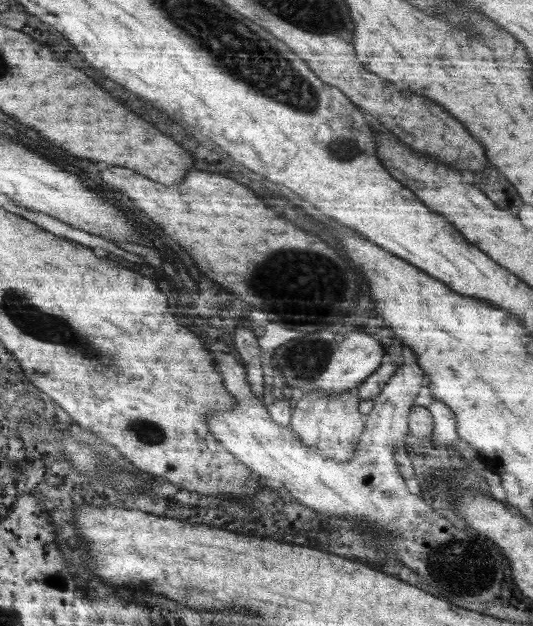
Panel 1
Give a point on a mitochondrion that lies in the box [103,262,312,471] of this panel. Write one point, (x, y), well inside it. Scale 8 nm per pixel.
(197, 320)

